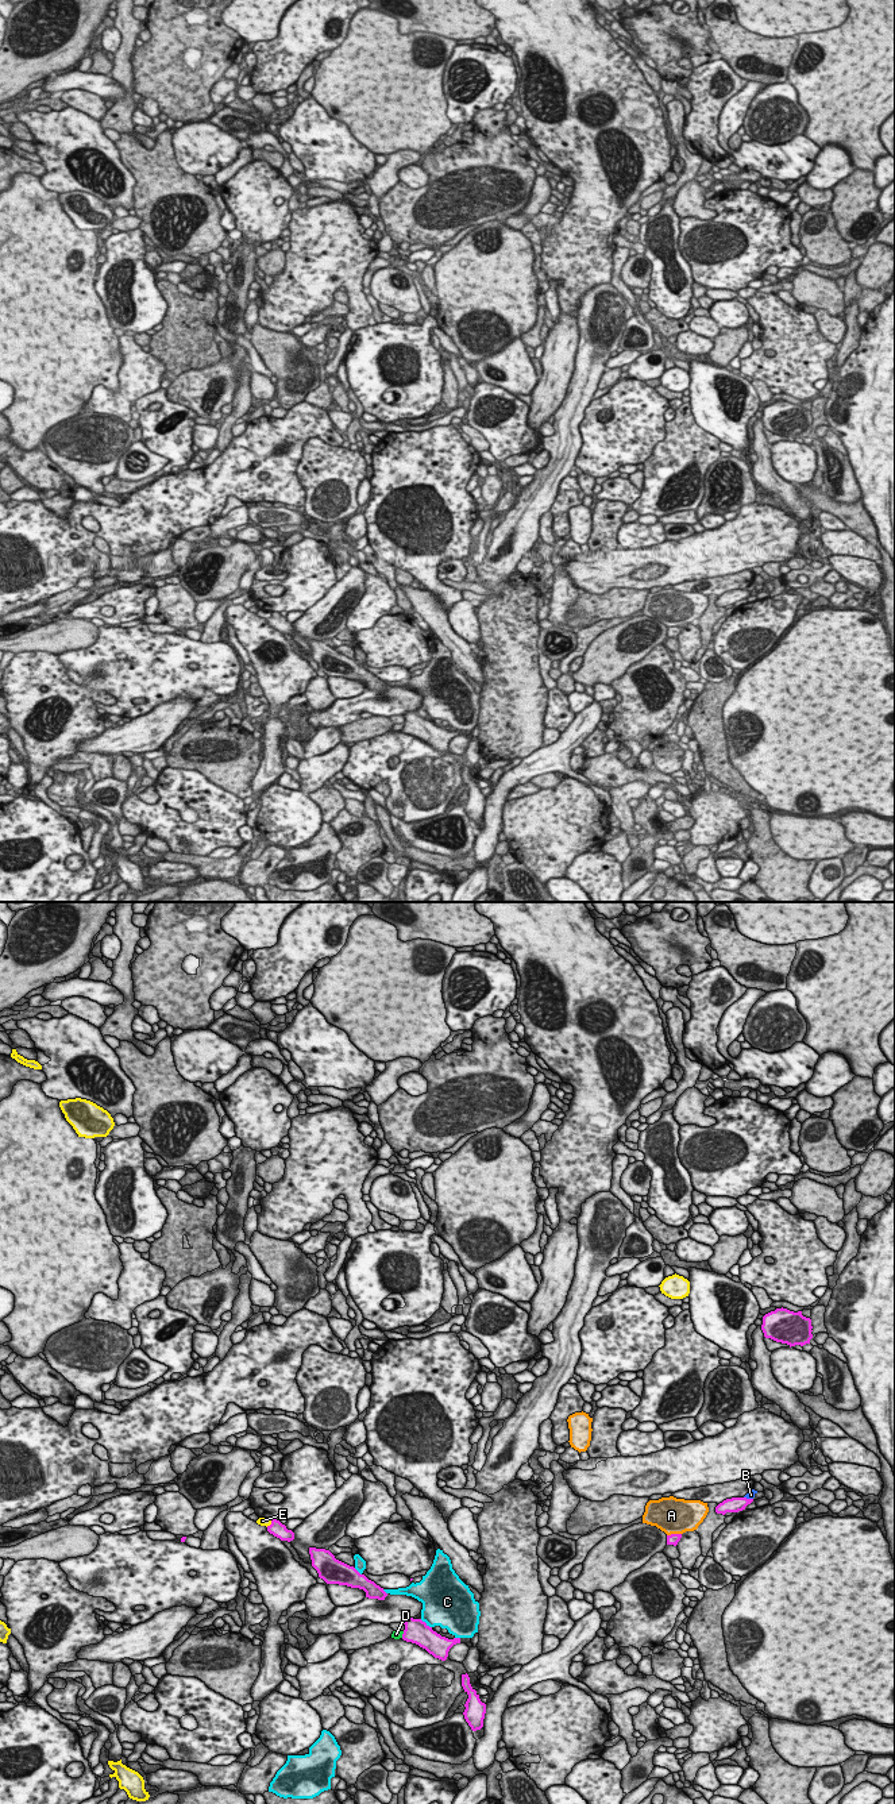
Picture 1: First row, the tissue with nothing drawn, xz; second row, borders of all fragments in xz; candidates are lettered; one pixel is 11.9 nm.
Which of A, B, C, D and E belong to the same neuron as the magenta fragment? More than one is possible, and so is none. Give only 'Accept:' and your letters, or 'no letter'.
Accept: no letter

